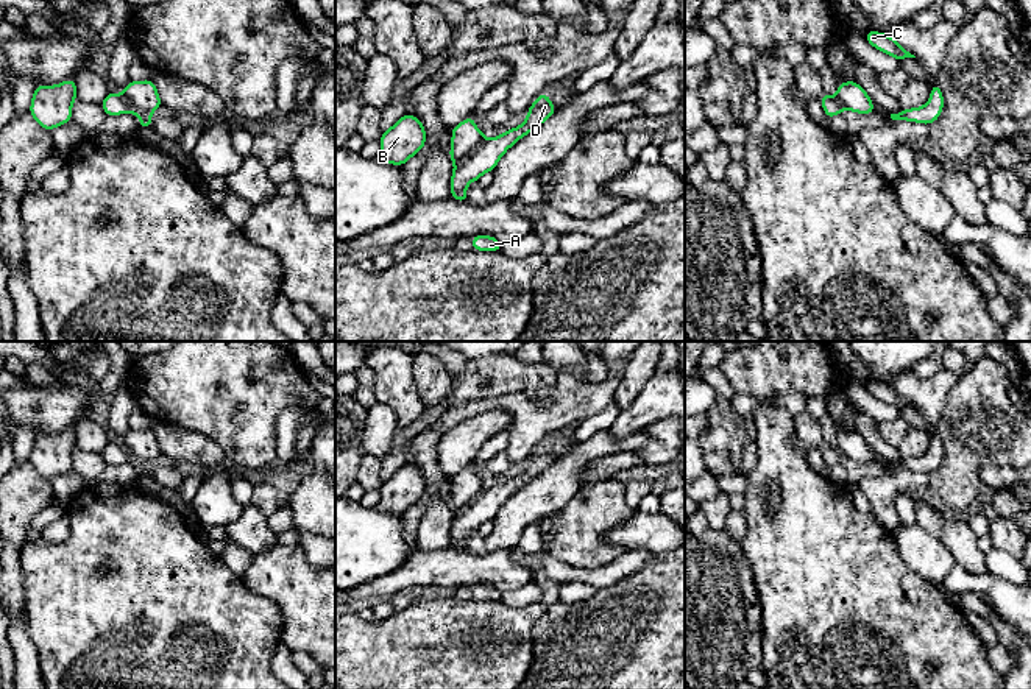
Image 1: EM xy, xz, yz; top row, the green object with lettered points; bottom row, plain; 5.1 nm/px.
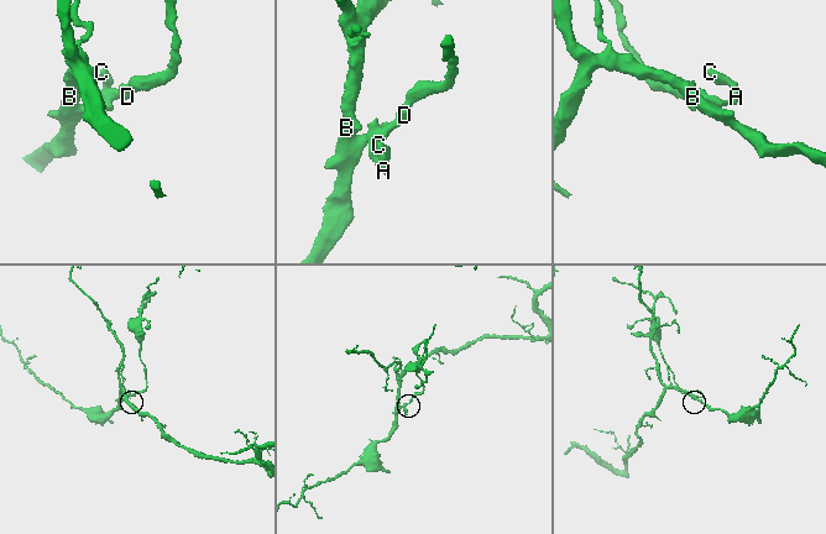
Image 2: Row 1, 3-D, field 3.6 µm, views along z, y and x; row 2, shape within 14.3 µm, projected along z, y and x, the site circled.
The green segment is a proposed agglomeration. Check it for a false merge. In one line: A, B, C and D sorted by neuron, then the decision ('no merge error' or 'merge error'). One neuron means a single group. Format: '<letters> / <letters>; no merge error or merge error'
A C D / B; merge error

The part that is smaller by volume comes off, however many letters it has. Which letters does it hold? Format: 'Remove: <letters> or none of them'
Remove: A, C, D

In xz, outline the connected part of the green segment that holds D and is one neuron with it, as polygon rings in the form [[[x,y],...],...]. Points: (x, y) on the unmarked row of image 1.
[[[543,441],[533,449],[524,472],[518,477],[507,479],[498,486],[487,488],[480,496],[474,497],[452,521],[451,546],[457,550],[468,552],[466,535],[473,530],[479,530],[485,521],[493,521],[510,496],[538,477],[555,460],[557,457],[549,450],[547,441]]]

